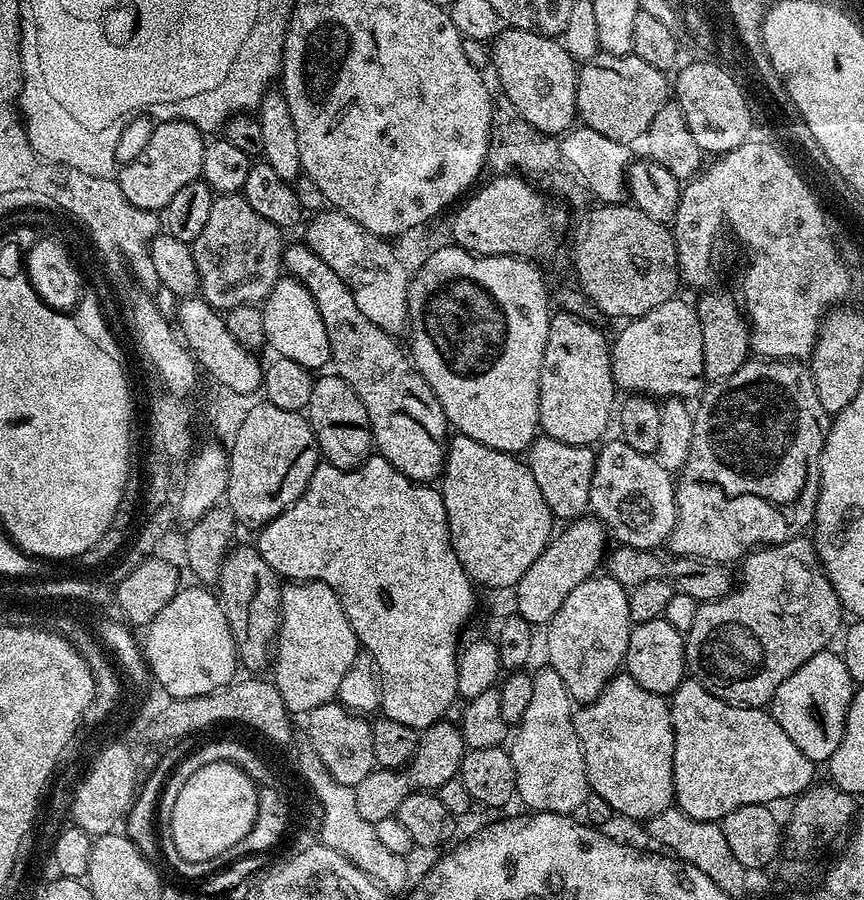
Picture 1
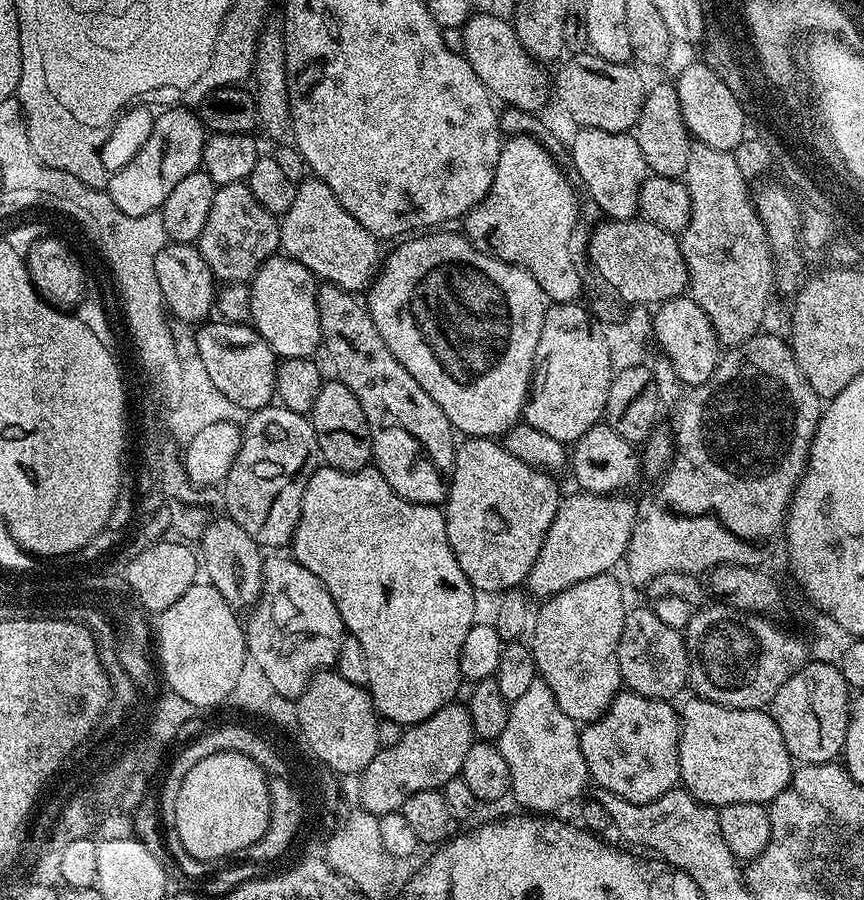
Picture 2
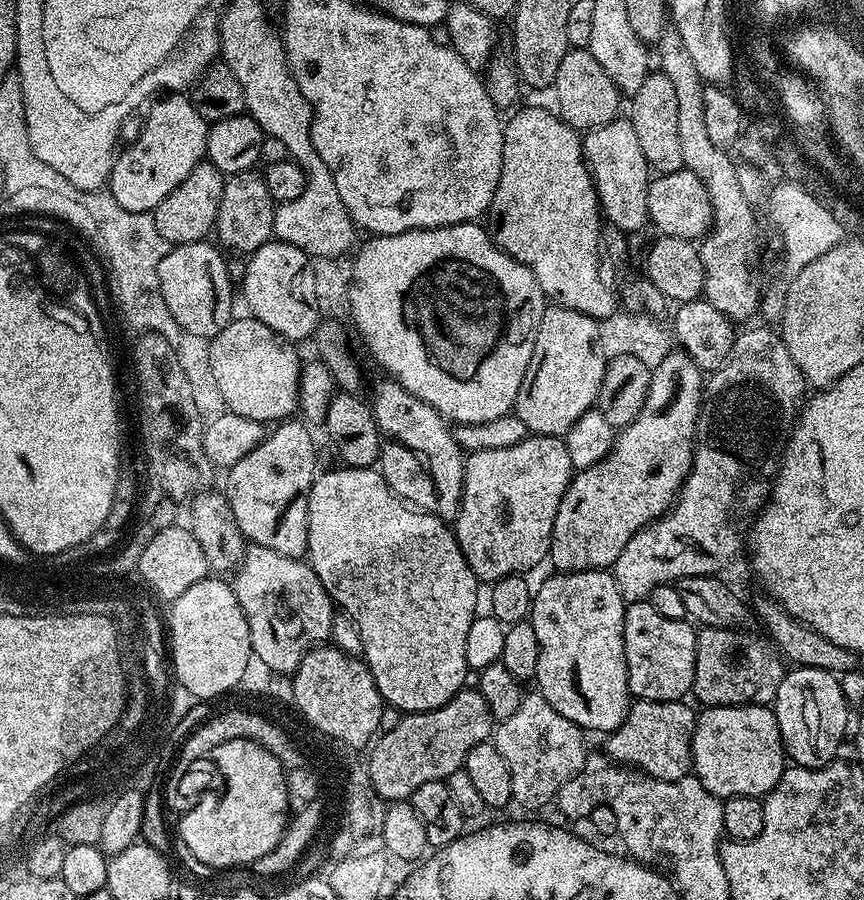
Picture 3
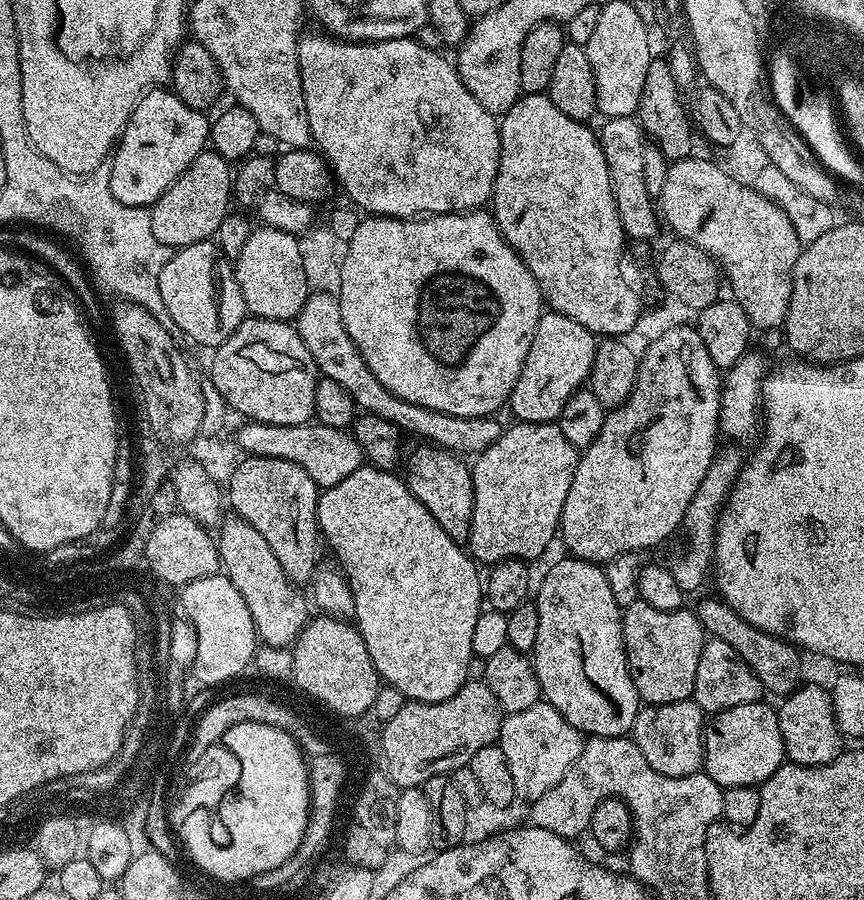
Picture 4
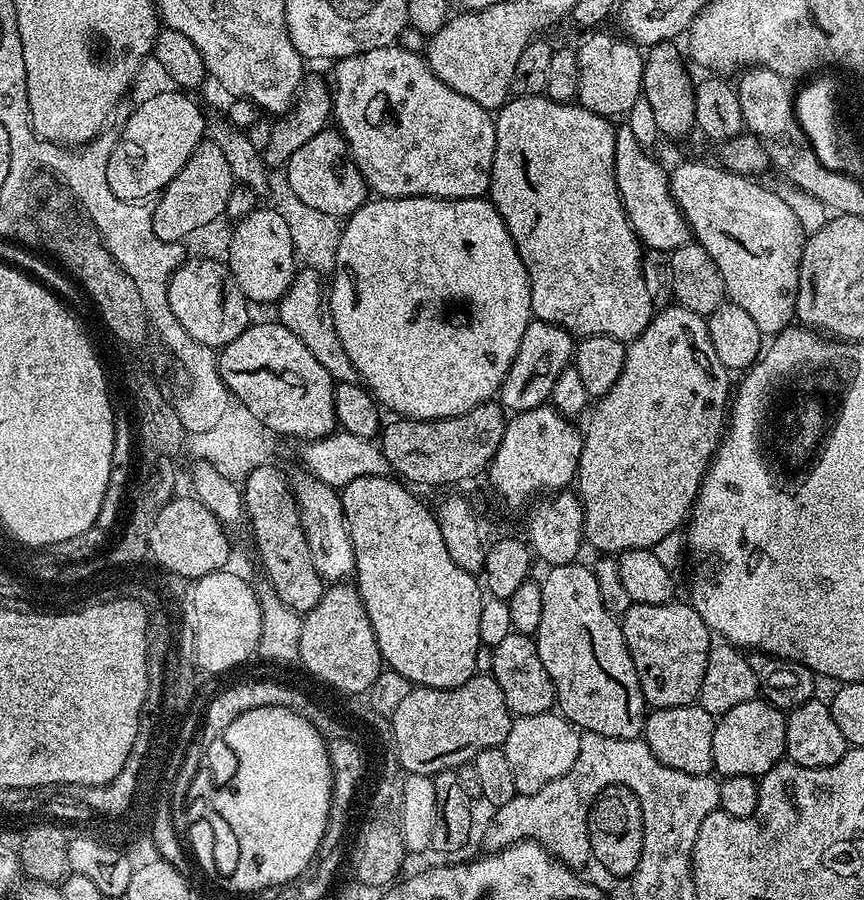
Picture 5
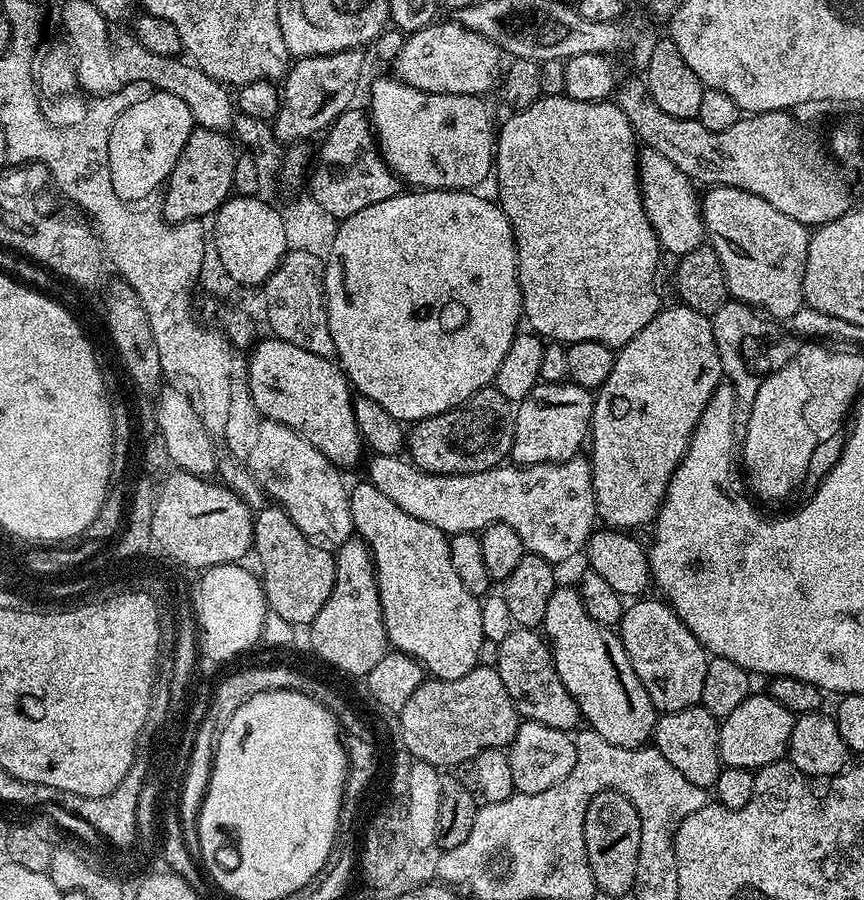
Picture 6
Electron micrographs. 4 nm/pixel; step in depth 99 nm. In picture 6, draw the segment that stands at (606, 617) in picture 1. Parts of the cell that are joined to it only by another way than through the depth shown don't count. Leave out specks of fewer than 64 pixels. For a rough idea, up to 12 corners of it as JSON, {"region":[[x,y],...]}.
{"region":[[556,587],[542,632],[583,723],[645,747],[658,719],[619,635]]}

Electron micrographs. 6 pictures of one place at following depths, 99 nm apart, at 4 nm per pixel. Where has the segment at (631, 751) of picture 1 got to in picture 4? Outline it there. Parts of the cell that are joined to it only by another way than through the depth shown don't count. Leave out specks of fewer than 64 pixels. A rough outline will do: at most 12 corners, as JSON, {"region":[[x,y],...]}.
{"region":[[695,700],[641,707],[630,739],[670,778],[704,766]]}

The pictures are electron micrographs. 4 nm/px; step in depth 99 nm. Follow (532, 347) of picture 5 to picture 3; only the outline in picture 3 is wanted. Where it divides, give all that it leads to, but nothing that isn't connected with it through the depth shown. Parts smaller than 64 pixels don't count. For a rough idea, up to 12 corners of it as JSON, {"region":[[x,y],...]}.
{"region":[[545,307],[514,409],[563,438],[609,357],[597,321]]}

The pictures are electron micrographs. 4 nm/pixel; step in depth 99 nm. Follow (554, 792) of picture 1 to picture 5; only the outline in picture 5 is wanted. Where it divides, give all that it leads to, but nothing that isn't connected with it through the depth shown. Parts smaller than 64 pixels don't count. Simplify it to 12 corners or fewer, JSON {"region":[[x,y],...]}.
{"region":[[555,711],[515,717],[502,747],[522,796],[562,778],[580,732]]}

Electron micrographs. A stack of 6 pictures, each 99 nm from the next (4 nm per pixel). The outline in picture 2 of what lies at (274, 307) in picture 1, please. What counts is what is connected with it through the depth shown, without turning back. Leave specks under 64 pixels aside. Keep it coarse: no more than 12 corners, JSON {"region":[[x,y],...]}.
{"region":[[285,254],[250,281],[250,324],[285,360],[321,347],[317,277]]}

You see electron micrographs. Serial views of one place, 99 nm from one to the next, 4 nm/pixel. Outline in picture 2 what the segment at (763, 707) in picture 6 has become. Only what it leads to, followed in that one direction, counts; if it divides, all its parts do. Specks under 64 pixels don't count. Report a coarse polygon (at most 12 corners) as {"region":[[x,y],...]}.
{"region":[[691,698],[680,784],[769,805],[794,761],[771,711]]}

